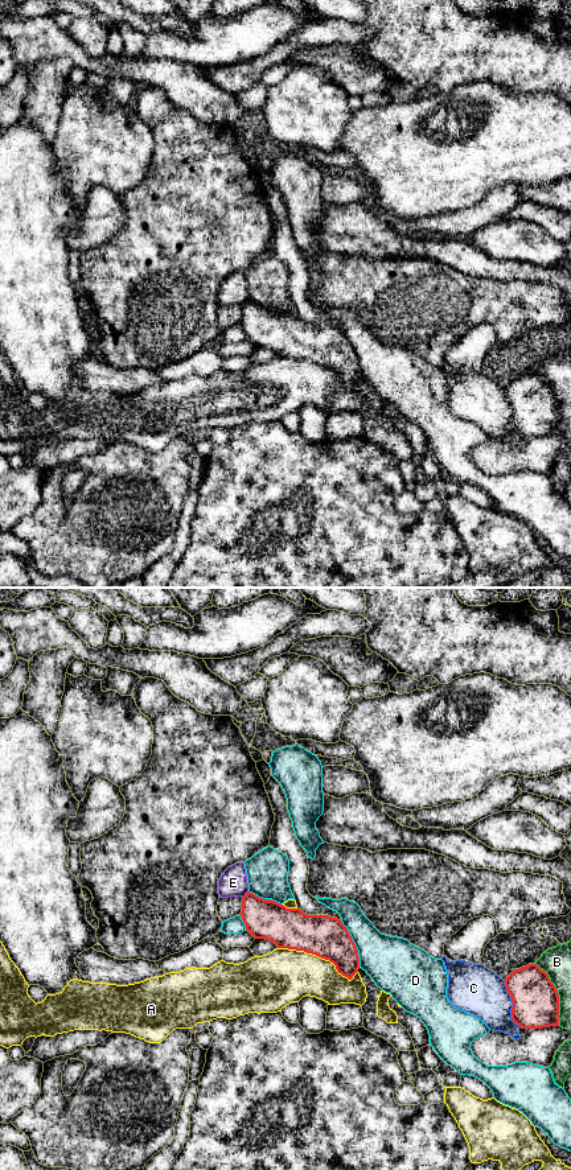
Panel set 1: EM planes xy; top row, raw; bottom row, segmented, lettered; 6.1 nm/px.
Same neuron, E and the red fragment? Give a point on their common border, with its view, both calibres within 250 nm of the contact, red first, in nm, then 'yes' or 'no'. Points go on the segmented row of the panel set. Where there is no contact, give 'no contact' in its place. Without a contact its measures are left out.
xy (246, 894) | 240/170 nm | no

